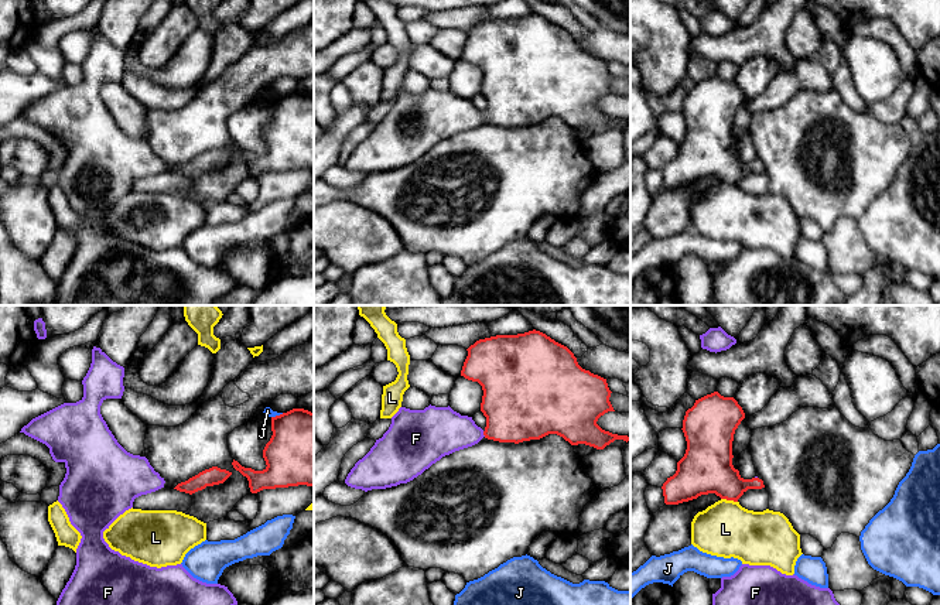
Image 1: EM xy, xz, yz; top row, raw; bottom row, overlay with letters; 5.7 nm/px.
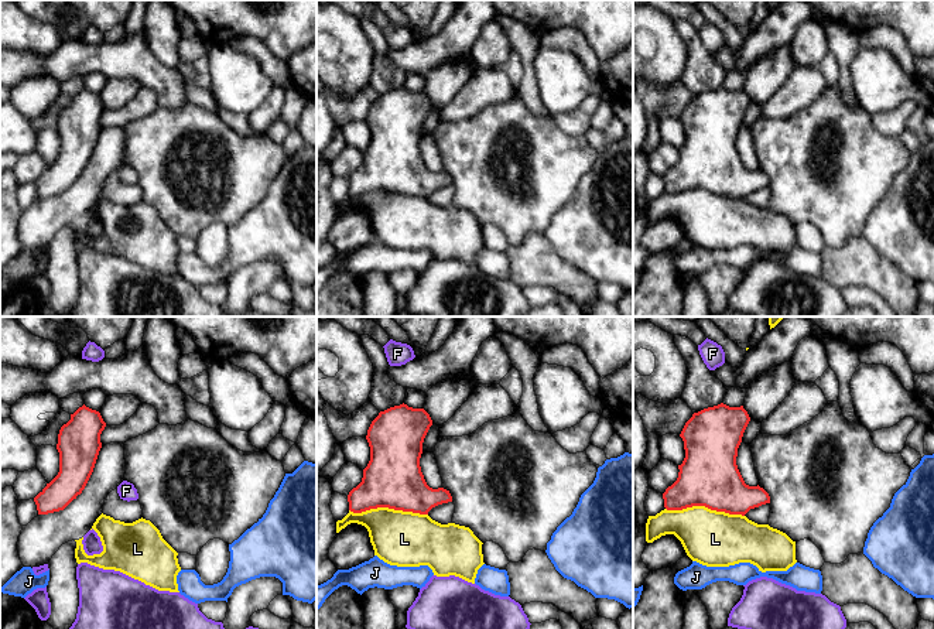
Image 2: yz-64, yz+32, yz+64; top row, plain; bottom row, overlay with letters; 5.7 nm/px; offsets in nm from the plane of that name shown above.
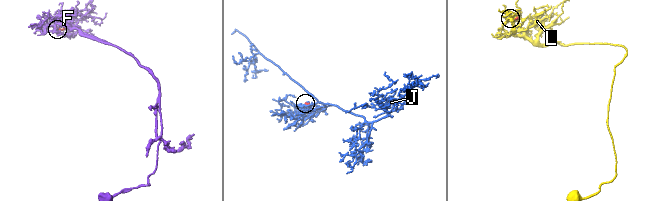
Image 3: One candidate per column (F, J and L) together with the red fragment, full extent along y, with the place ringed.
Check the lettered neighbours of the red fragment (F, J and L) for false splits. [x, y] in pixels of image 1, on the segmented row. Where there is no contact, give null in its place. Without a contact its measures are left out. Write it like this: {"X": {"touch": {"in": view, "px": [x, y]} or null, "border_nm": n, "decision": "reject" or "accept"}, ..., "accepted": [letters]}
{"F": {"touch": {"in": "xz", "px": [484, 434]}, "border_nm": 40, "decision": "accept"}, "J": {"touch": {"in": "xy", "px": [277, 416]}, "border_nm": 80, "decision": "reject"}, "L": {"touch": {"in": "yz", "px": [730, 499]}, "border_nm": 100, "decision": "reject"}, "accepted": ["F"]}

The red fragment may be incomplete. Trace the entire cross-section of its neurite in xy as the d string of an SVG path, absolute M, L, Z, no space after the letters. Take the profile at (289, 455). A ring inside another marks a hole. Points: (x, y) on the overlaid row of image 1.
M293 409L280 416L271 417L273 435L263 450L266 468L254 471L242 466L233 459L232 465L249 481L252 493L263 489L288 488L307 485L314 486L314 413L304 409Z

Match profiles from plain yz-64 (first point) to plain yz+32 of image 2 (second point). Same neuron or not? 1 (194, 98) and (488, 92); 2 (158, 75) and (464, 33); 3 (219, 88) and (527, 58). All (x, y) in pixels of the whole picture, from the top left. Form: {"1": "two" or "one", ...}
{"1": "one", "2": "one", "3": "two"}

